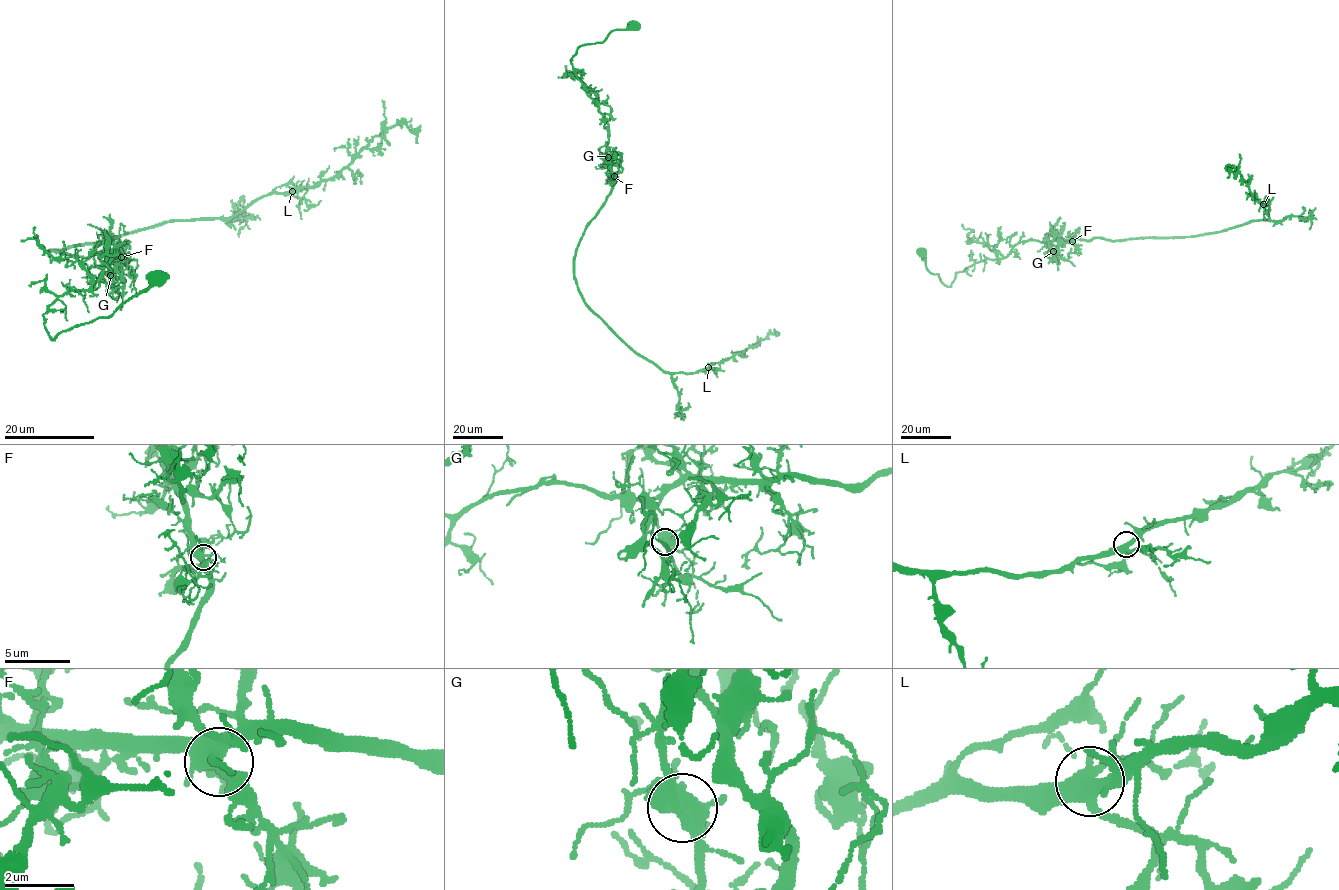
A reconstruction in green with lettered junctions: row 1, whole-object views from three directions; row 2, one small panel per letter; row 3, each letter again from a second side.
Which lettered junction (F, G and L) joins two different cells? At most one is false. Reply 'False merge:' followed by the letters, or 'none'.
False merge: none

